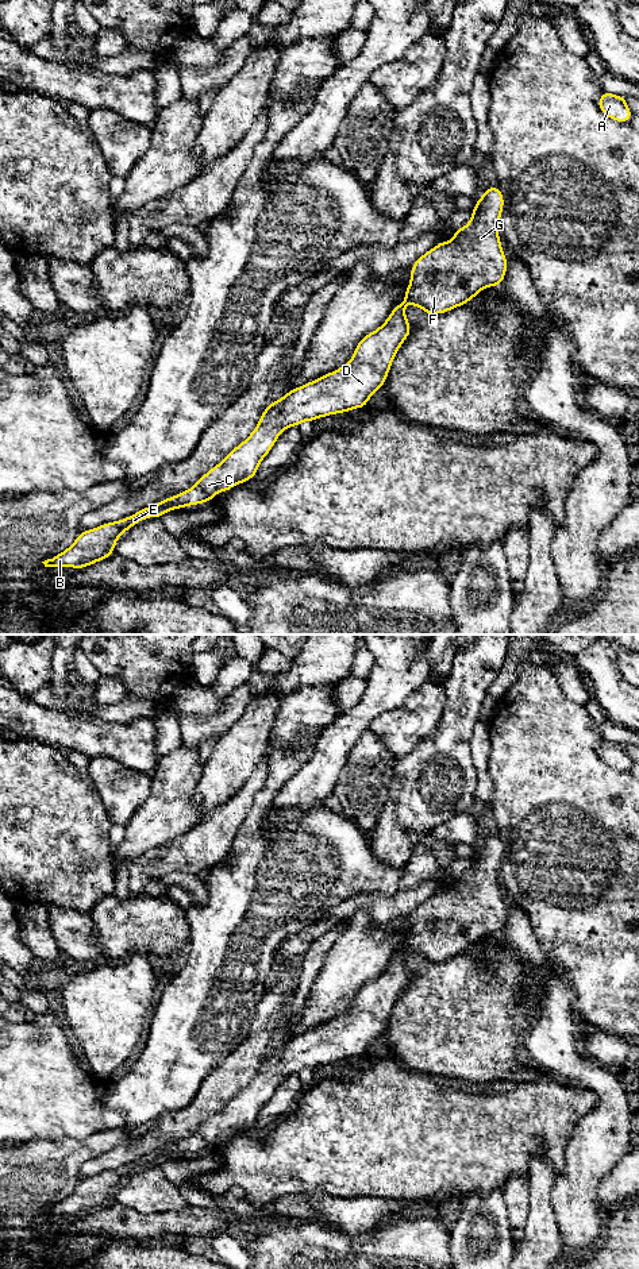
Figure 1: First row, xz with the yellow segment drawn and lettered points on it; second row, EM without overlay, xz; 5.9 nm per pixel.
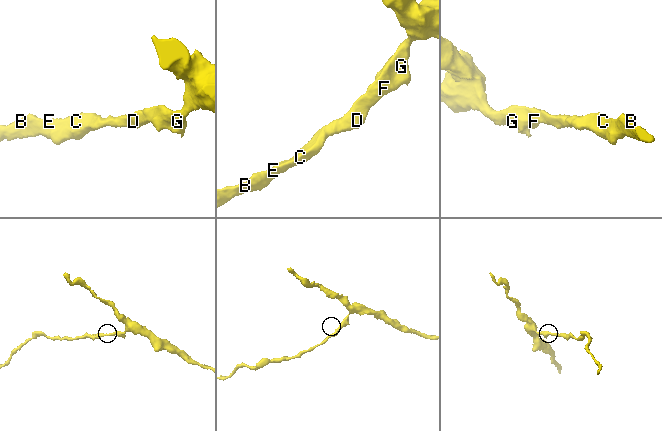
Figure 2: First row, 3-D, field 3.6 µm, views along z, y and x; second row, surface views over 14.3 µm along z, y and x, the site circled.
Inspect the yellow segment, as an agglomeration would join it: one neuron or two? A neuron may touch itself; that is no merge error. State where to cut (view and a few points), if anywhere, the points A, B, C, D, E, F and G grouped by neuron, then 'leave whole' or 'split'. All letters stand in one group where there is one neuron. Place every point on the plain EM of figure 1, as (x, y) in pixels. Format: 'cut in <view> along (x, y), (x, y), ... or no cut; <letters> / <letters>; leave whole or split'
no cut; A B C D E F G; leave whole

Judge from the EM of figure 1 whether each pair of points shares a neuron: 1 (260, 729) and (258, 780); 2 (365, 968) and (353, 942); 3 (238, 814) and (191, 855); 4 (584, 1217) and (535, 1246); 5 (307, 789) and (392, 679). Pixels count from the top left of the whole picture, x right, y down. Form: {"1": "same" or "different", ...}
{"1": "different", "2": "same", "3": "same", "4": "different", "5": "same"}

